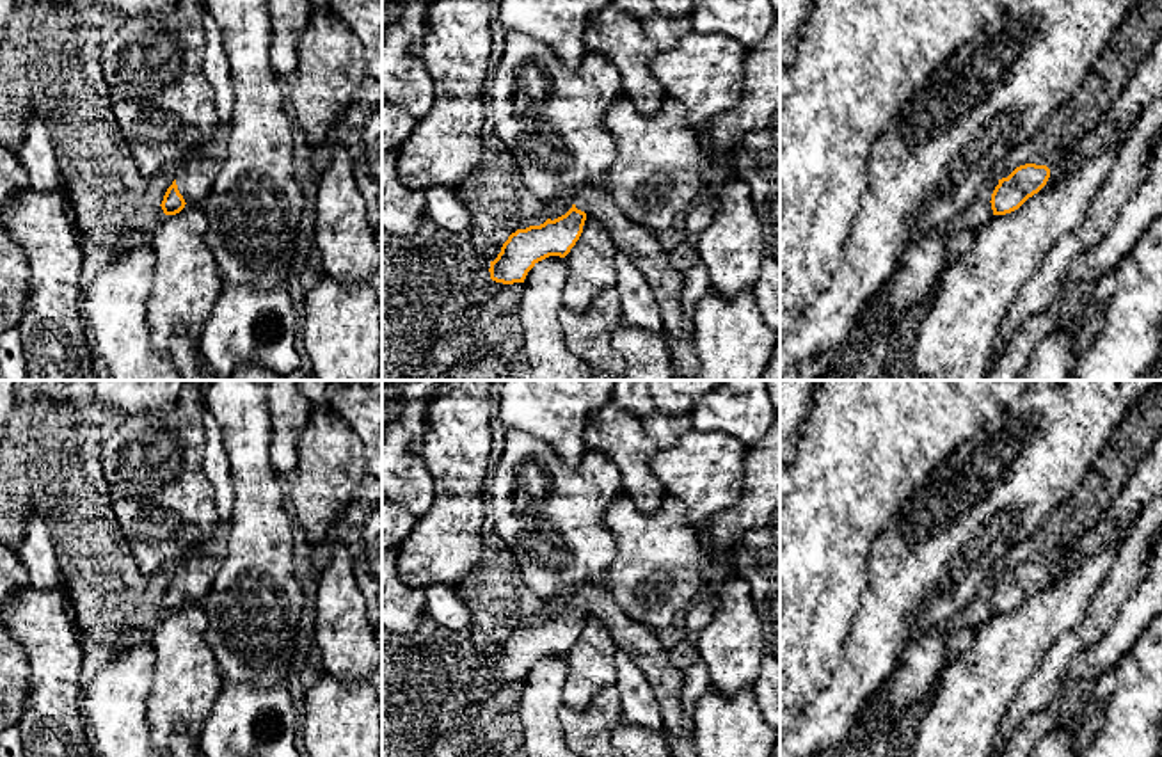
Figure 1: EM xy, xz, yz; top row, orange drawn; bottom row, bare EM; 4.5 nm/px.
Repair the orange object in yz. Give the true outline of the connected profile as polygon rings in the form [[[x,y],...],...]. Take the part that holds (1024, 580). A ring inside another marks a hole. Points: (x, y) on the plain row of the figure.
[[[1025,562],[1016,565],[1007,576],[999,578],[991,592],[993,613],[1006,613],[1018,608],[1047,583],[1048,576],[1050,567],[1047,563]]]

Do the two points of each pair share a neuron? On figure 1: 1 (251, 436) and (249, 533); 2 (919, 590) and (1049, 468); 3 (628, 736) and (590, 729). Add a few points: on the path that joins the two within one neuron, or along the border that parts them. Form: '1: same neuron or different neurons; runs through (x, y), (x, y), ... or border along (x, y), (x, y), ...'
1: same neuron; runs through (251, 461), (251, 509)
2: same neuron; runs through (944, 557), (1015, 486)
3: different neurons; border along (622, 722), (610, 738)

